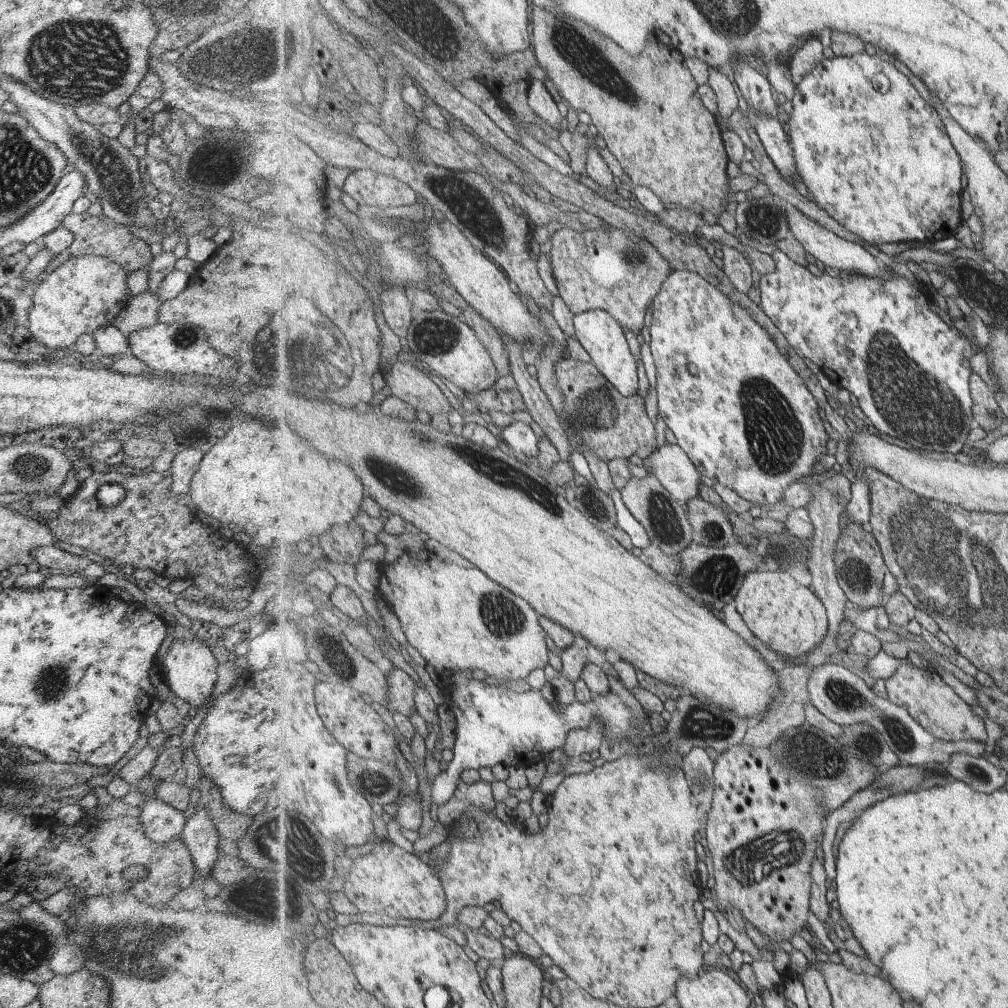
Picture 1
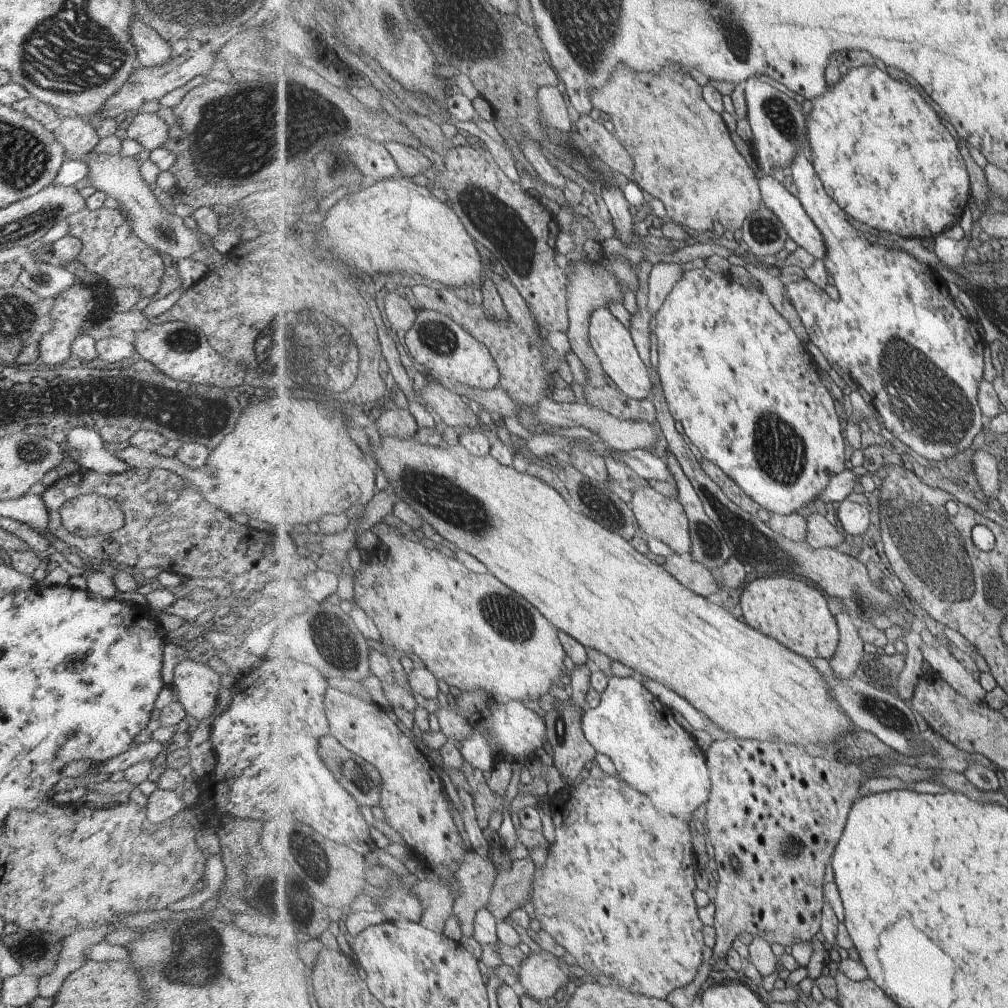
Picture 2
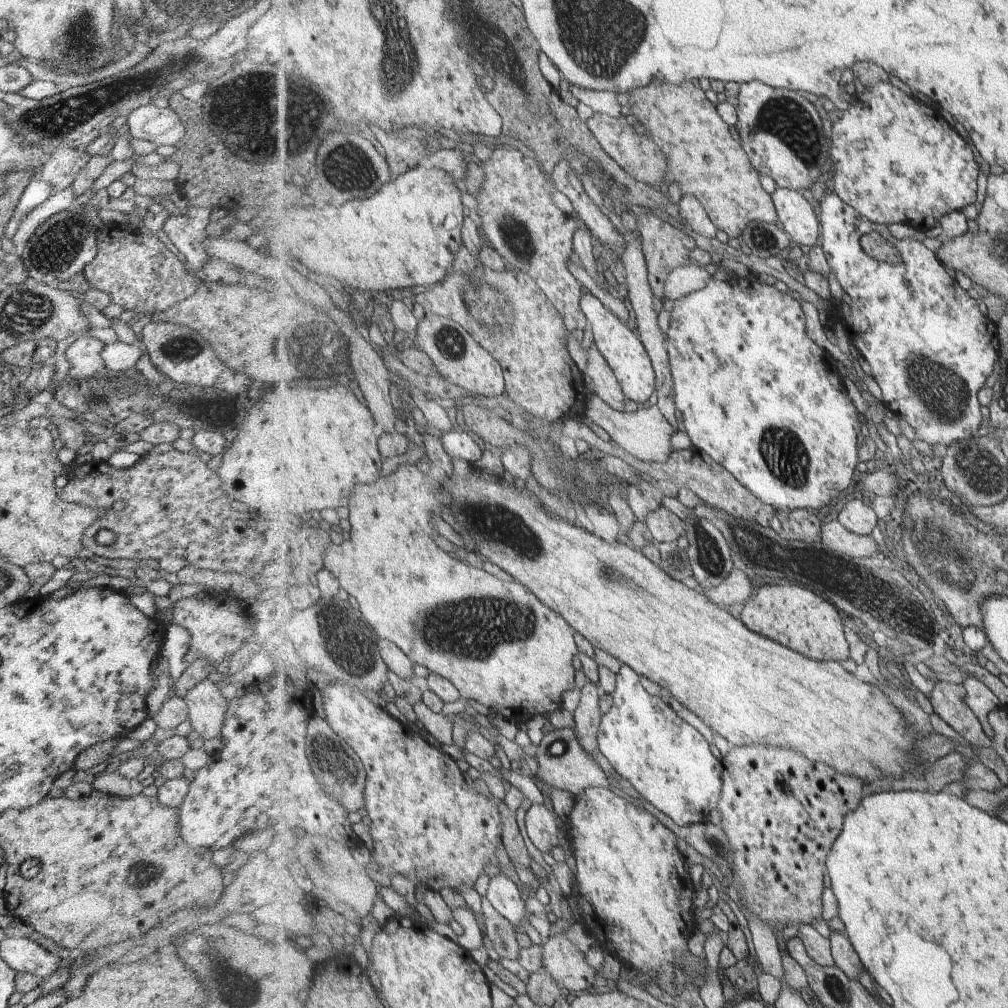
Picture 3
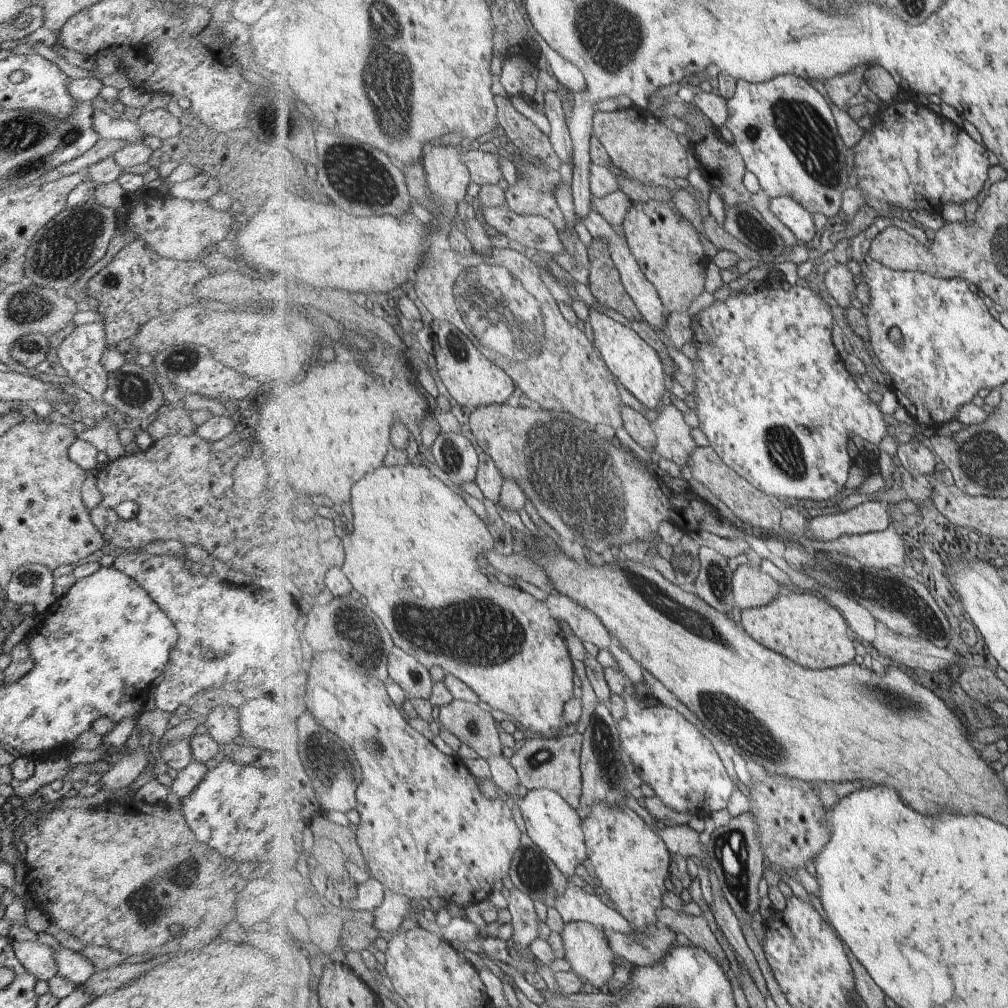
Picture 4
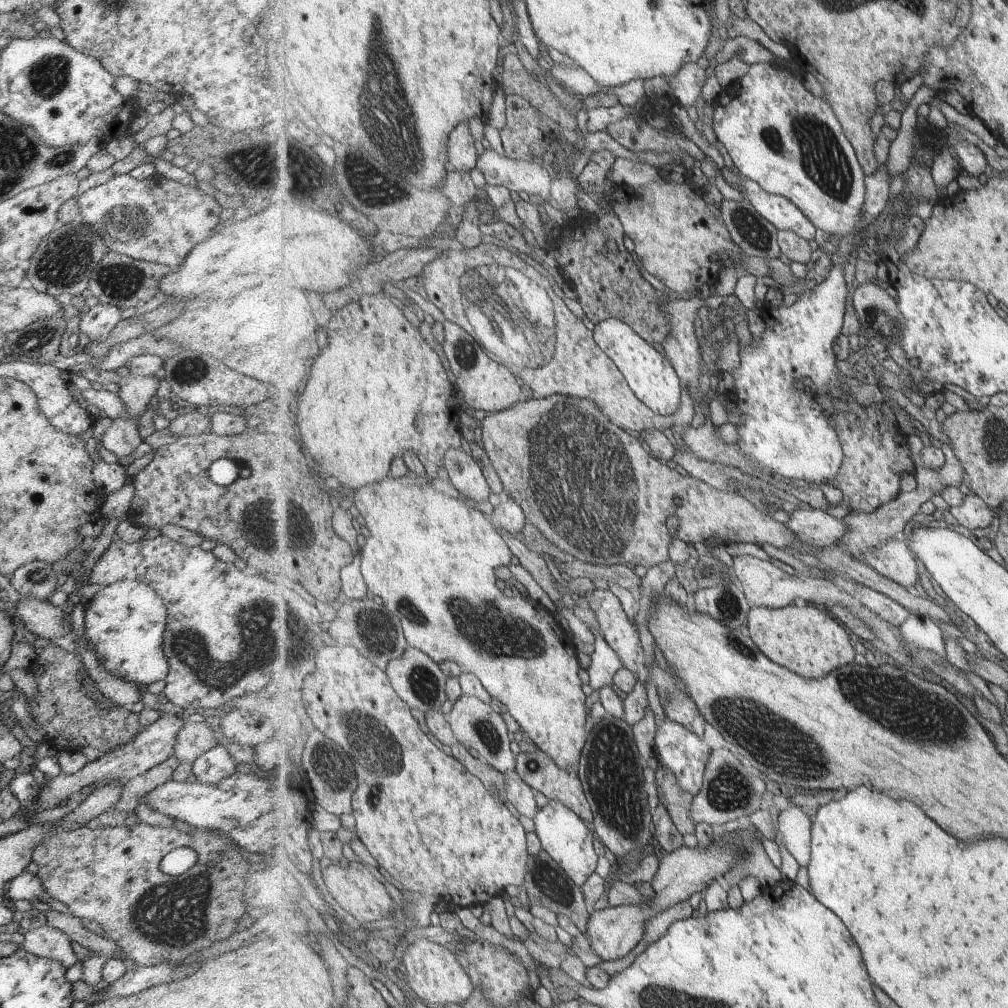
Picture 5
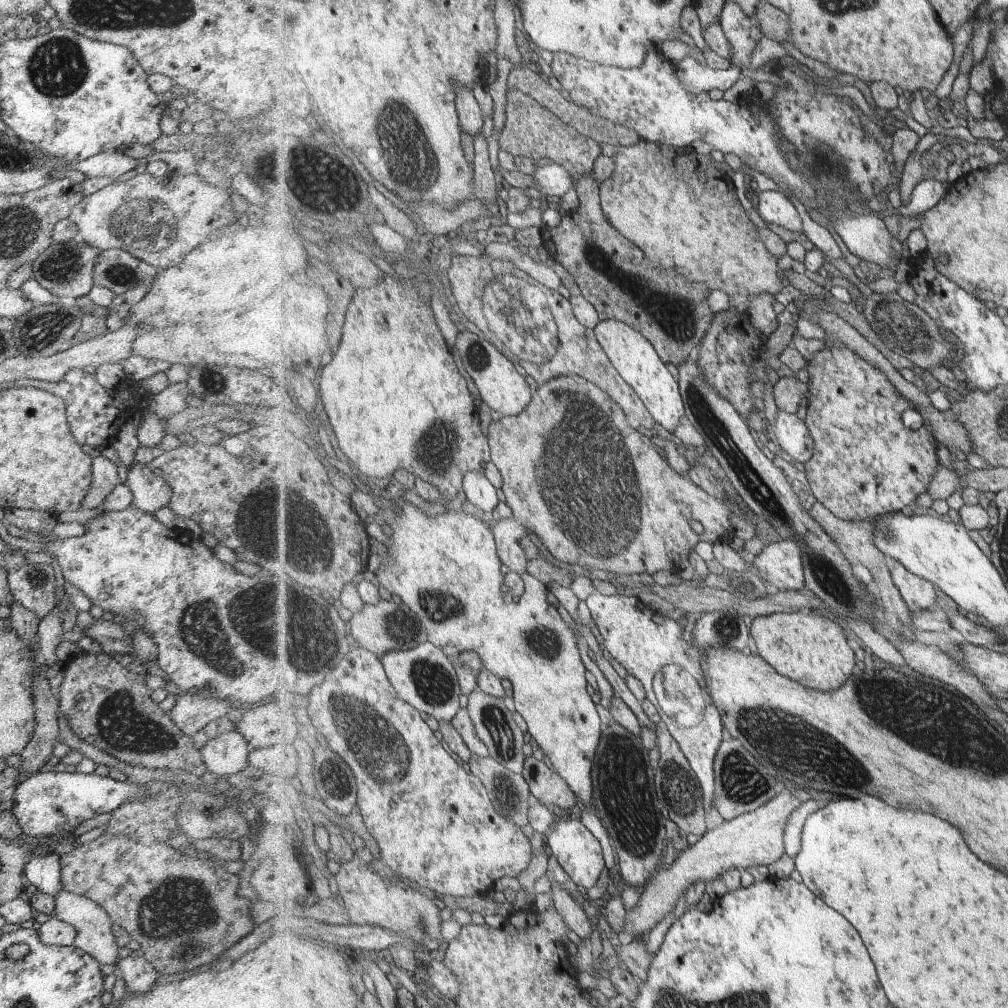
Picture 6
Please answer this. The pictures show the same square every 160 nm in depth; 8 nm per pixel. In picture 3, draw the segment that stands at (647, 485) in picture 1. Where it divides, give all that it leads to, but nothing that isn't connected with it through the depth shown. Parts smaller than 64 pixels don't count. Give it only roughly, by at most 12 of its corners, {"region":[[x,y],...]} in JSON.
{"region":[[664,505],[648,512],[645,524],[656,544],[686,533],[682,518]]}

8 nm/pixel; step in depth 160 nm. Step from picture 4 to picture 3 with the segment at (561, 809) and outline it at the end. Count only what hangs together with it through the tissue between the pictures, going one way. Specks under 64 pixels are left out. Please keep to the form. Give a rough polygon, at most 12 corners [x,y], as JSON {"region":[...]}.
{"region":[[545,804],[523,806],[531,843],[547,857],[561,822]]}

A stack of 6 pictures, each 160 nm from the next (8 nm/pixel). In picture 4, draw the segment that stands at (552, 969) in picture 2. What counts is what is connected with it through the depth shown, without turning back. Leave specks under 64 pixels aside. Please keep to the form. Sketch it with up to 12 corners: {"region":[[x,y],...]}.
{"region":[[571,921],[562,932],[571,971],[600,989],[615,972],[605,929]]}

